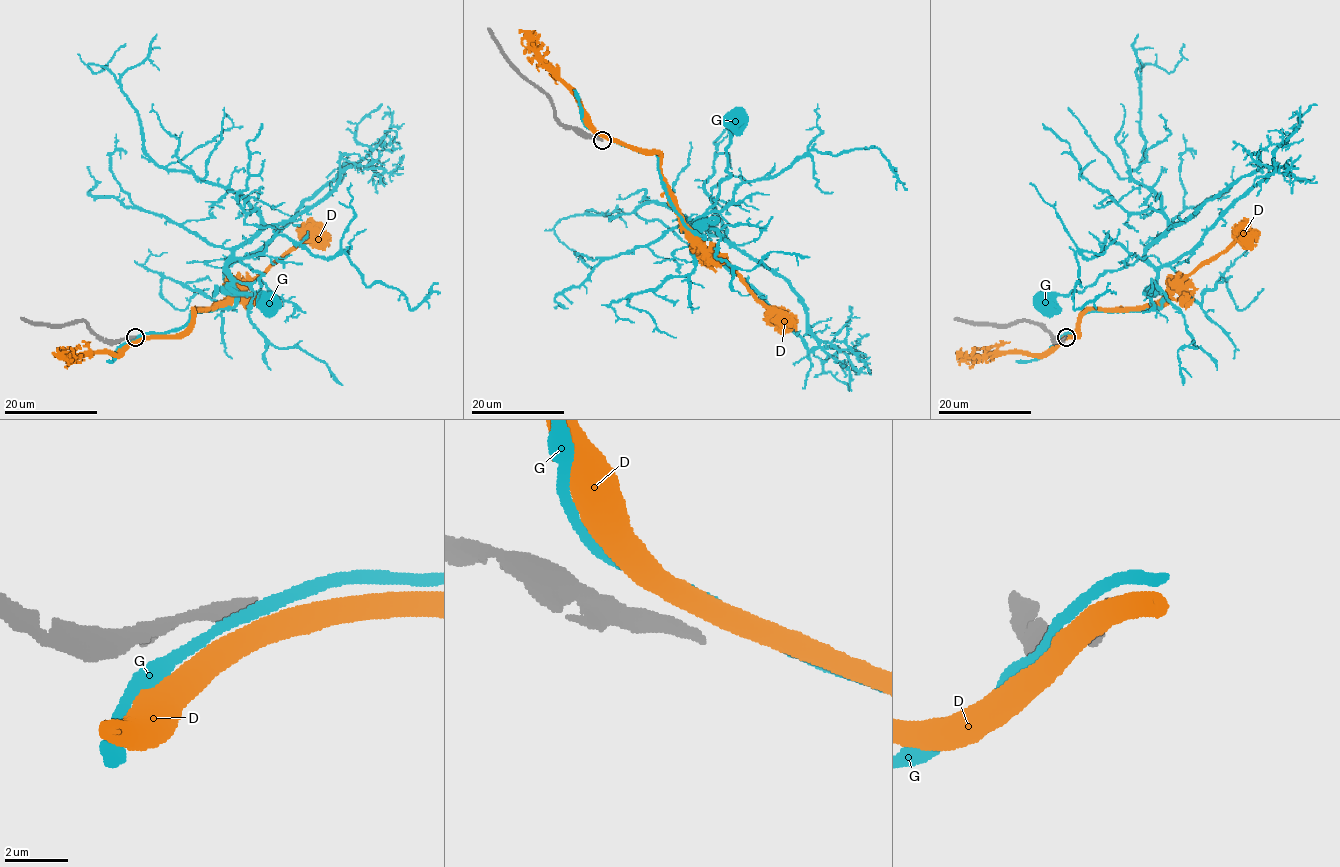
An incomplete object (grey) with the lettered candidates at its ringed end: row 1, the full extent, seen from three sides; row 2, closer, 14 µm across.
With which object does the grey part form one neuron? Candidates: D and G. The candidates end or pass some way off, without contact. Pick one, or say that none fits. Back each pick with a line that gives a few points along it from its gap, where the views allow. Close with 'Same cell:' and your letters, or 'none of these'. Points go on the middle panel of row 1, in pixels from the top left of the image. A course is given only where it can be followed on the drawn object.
Same cell: none of these

